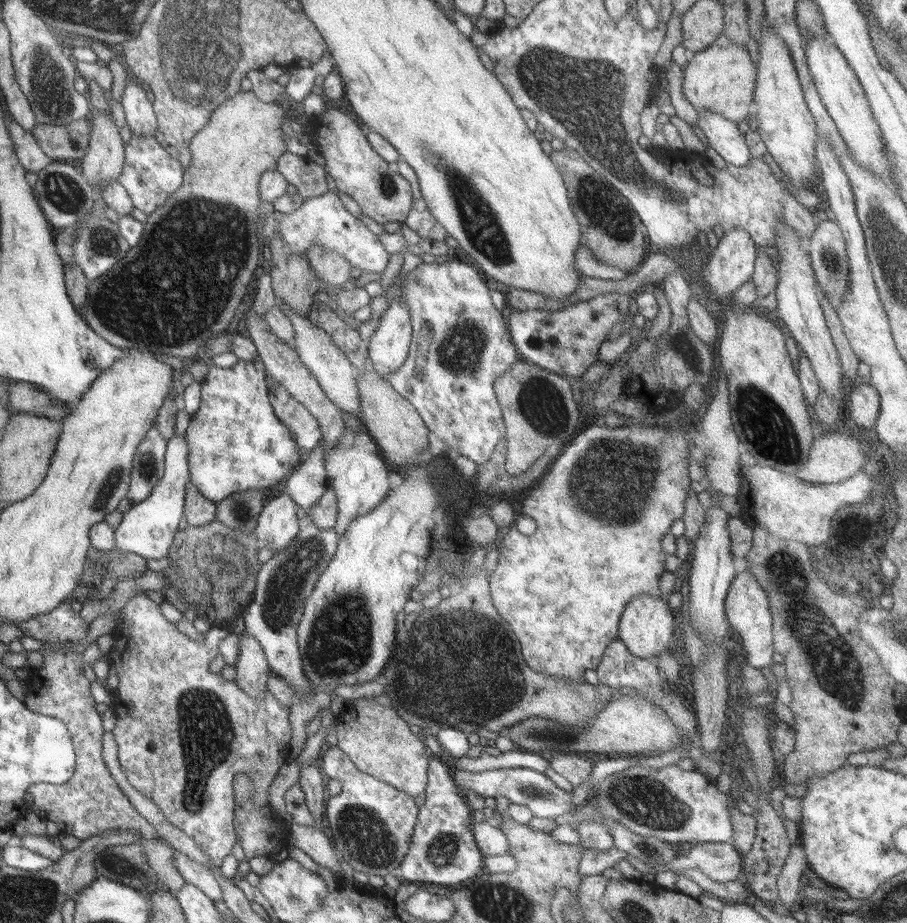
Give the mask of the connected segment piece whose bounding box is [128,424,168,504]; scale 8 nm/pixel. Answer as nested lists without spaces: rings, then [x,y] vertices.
[[[155,424],[148,429],[137,448],[134,458],[134,471],[130,473],[130,490],[128,500],[133,503],[145,501],[153,492],[153,486],[161,480],[164,468],[164,452],[166,440]]]

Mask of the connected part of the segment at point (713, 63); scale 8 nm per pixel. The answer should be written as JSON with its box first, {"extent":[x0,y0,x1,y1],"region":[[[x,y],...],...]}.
{"extent":[681,32,757,123],"region":[[[722,32],[712,46],[691,54],[689,65],[683,71],[681,93],[699,114],[709,110],[739,123],[753,112],[753,92],[757,70],[747,46],[734,44]]]}

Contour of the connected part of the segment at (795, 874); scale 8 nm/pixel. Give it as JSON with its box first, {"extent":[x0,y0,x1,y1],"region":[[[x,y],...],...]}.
{"extent":[777,844,807,907],"region":[[[801,844],[791,845],[789,855],[777,876],[778,901],[785,907],[794,903],[800,895],[800,878],[807,867],[806,853]]]}

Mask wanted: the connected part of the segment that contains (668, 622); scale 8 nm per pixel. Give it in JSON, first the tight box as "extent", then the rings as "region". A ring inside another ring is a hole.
{"extent":[618,594,678,661],"region":[[[641,594],[633,598],[622,612],[619,622],[618,639],[625,644],[630,654],[640,659],[655,661],[661,652],[668,650],[678,631],[677,613],[666,601],[665,596]]]}

